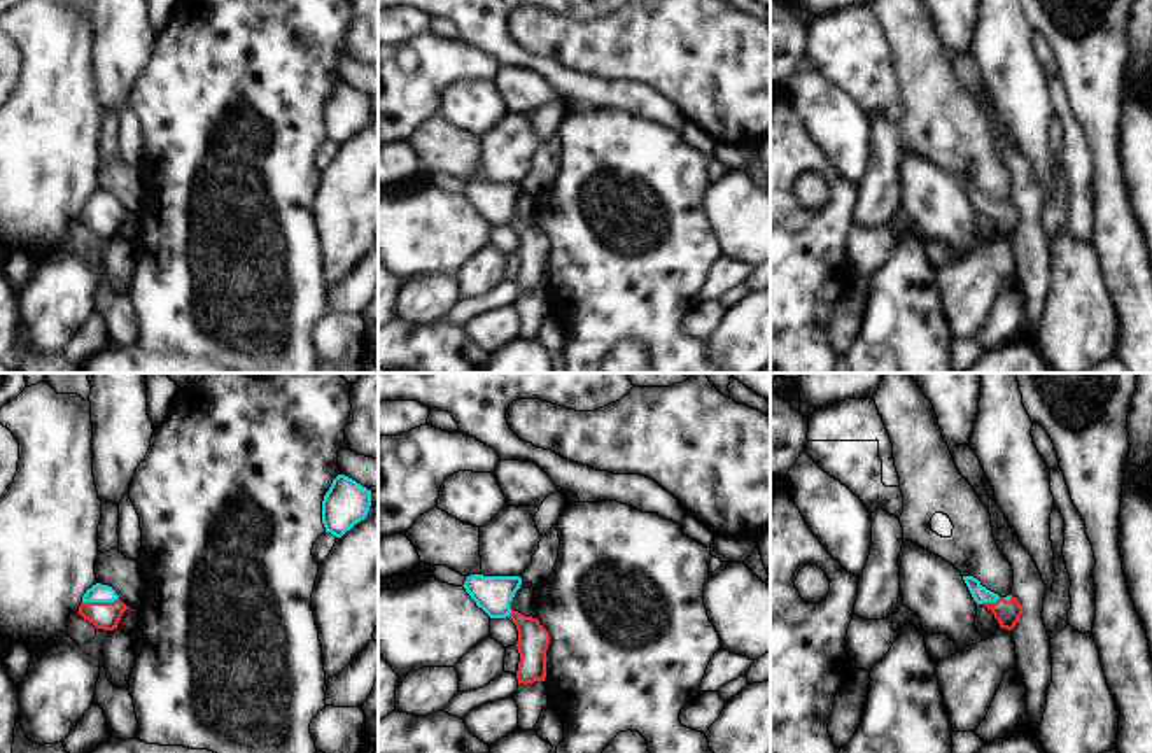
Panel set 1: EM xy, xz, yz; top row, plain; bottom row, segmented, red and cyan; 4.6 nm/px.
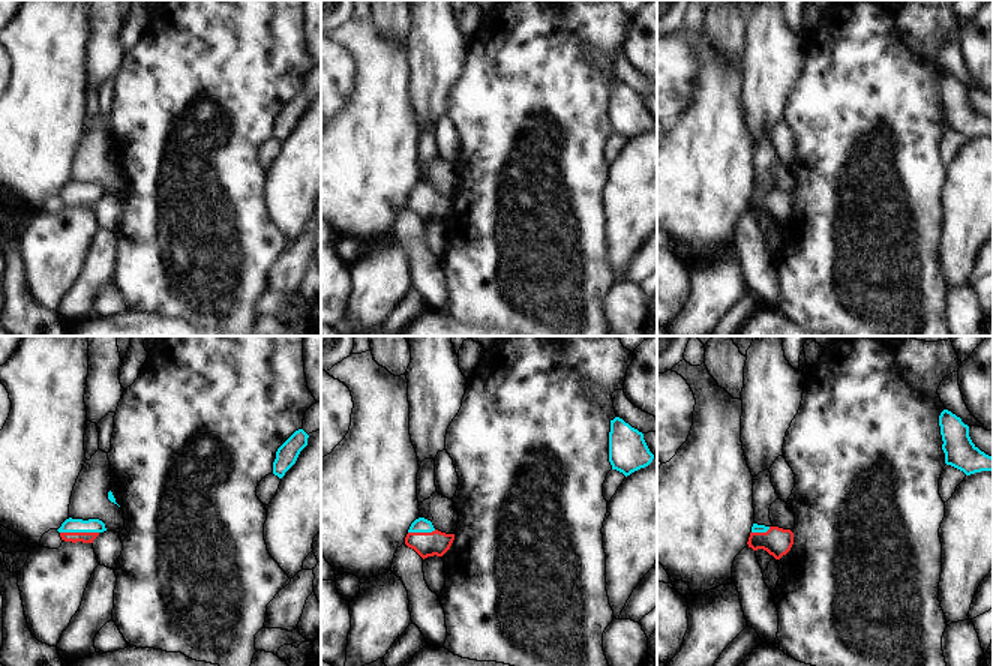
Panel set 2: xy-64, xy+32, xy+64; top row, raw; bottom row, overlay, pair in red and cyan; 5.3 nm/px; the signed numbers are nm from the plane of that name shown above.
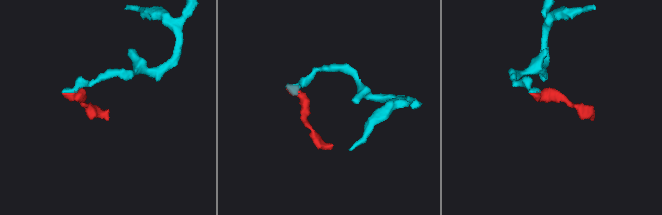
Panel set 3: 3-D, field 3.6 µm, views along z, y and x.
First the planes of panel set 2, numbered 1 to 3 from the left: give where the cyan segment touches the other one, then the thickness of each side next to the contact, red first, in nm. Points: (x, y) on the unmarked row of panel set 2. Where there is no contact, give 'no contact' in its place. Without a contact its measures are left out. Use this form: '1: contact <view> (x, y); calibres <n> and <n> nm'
1: contact xy-64 (80, 197); calibres 60 and 80 nm
2: contact xy+32 (422, 197); calibres 130 and 80 nm
3: contact xy+64 (761, 197); calibres 160 and 50 nm

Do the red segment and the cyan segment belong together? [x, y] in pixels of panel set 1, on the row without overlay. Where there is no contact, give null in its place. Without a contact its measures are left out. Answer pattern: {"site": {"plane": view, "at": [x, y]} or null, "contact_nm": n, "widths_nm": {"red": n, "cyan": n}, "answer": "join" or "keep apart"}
{"site": {"plane": "xy", "at": [100, 211]}, "contact_nm": 170, "widths_nm": {"red": 130, "cyan": 90}, "answer": "join"}

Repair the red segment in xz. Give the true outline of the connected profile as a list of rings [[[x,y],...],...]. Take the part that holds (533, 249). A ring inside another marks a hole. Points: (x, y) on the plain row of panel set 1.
[[[471,182],[464,189],[466,200],[490,226],[509,226],[518,238],[516,257],[520,261],[516,287],[520,291],[544,289],[548,238],[537,226],[511,217],[511,208],[522,193],[520,184]]]

